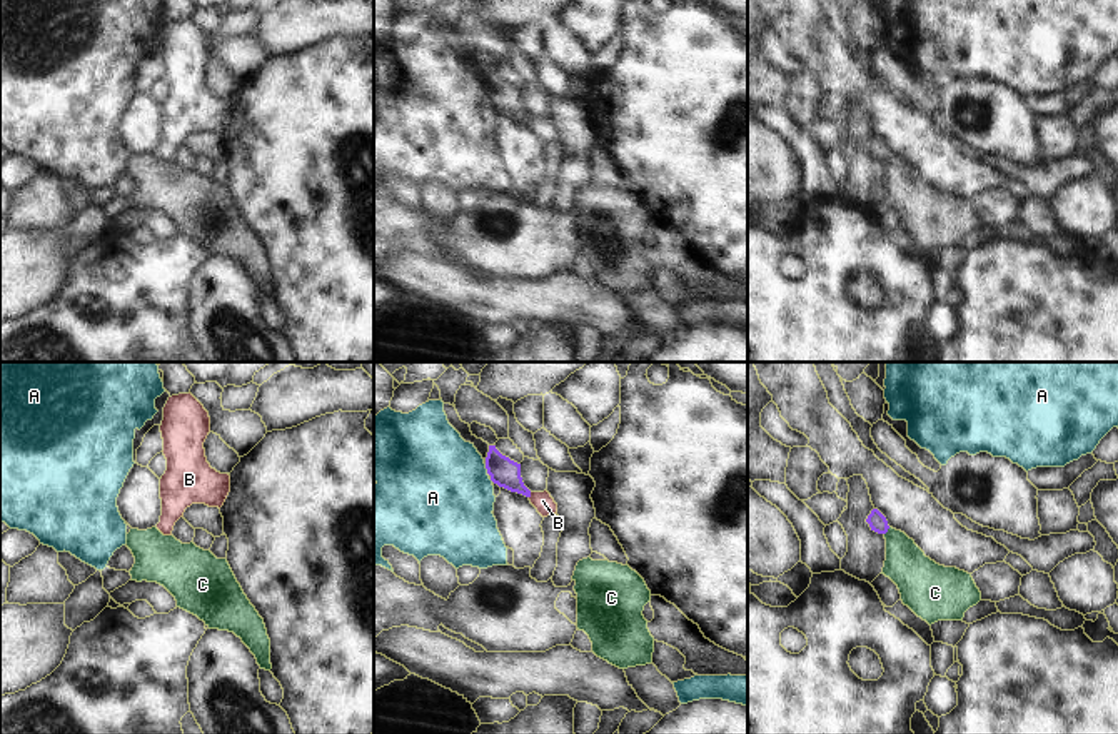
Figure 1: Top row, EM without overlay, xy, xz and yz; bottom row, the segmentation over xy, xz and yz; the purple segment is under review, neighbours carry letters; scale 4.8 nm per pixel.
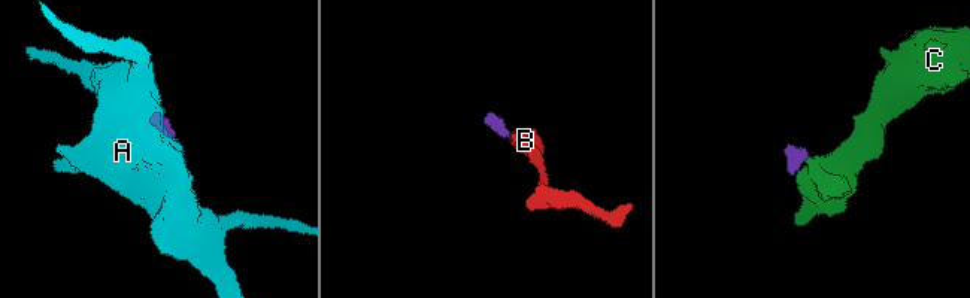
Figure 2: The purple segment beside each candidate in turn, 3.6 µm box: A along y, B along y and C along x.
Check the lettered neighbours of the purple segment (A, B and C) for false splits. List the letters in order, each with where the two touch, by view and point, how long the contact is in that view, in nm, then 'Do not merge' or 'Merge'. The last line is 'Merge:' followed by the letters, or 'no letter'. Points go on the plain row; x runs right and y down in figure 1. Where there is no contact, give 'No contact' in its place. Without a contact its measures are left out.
A: Touches purple at xz (486, 94). Shared border 50 nm. Do not merge
B: Touches purple at xz (529, 122). Shared border 30 nm. Merge
C: Touches purple at yz (886, 157). Shared border 50 nm. Do not merge
Merge: B

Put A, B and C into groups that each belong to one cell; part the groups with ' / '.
A / B / C

